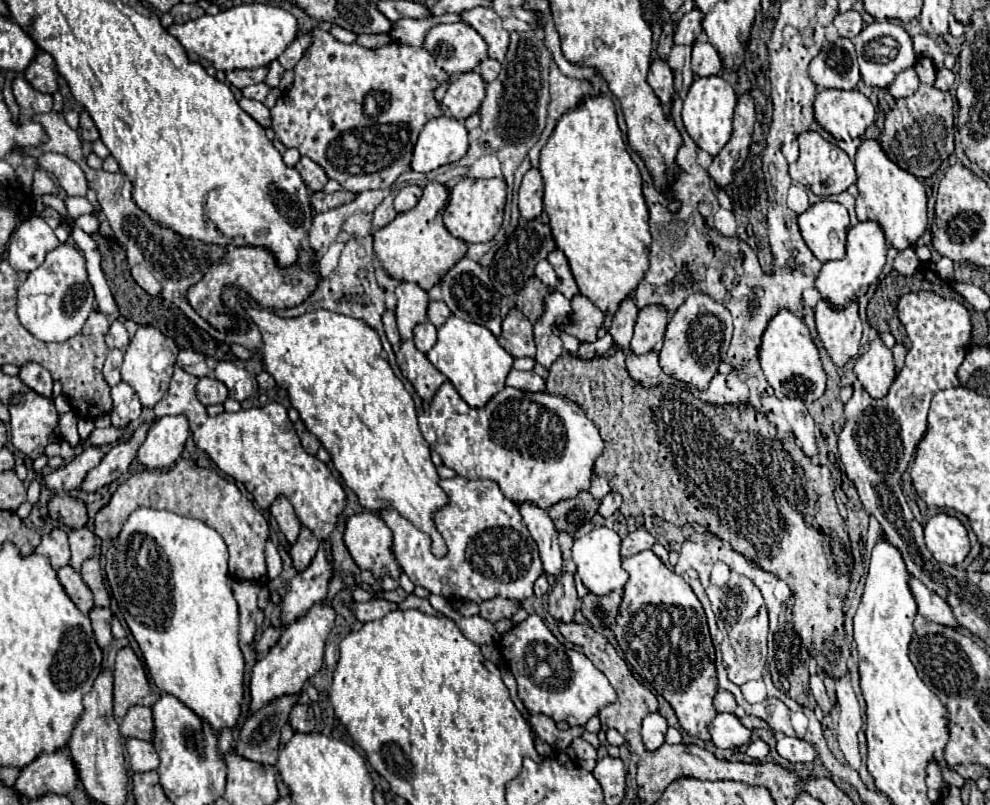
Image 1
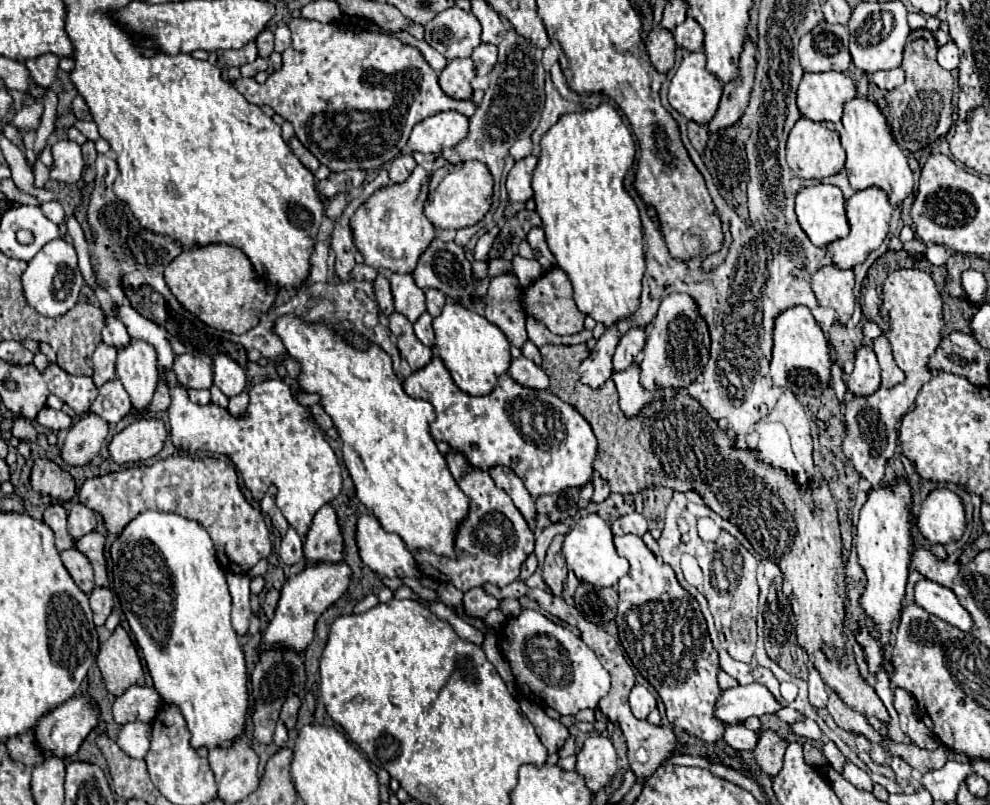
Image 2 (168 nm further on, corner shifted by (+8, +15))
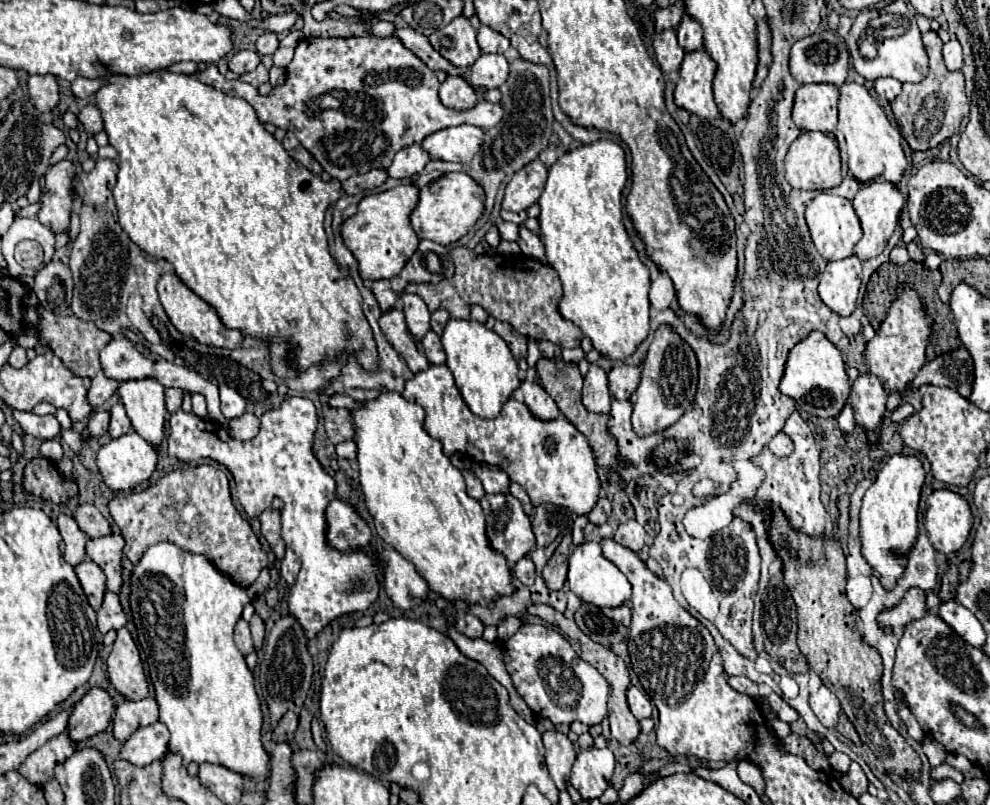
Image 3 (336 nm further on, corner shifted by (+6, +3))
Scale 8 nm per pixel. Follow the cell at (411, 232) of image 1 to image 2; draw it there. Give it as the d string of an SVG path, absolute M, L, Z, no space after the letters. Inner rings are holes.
M416 166L402 184L388 184L376 190L350 218L352 236L364 262L374 270L386 268L390 272L410 274L416 268L420 254L434 240L434 226L424 216L424 202L428 198L428 172Z

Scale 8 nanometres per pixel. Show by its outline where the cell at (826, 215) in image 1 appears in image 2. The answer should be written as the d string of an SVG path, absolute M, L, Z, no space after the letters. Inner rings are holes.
M814 184L796 196L796 214L802 230L814 246L828 246L850 234L846 200L832 184Z

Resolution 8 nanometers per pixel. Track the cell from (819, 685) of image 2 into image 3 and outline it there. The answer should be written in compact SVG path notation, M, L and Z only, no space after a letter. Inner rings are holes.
M820 686L818 692L810 694L810 708L826 728L836 726L840 714L840 702L826 686Z

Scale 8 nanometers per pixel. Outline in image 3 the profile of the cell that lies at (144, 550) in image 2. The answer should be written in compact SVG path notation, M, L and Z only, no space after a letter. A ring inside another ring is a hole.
M156 542L152 544L144 556L134 564L132 568L132 574L130 574L130 596L128 596L128 602L130 602L130 610L132 610L132 618L134 618L134 626L138 630L138 642L146 654L146 662L148 662L148 668L150 668L150 678L152 678L152 684L154 684L154 692L156 692L156 702L158 702L158 708L160 708L160 722L166 724L166 728L170 730L170 744L168 748L170 750L176 750L182 754L184 758L184 764L188 766L190 762L210 762L210 764L220 764L220 766L226 766L234 772L240 772L244 776L254 776L256 780L264 780L266 778L266 772L268 772L268 764L270 764L270 756L268 752L264 750L262 742L260 742L260 732L262 732L262 710L260 710L260 700L256 696L256 690L254 690L254 678L252 678L252 672L250 668L246 666L244 662L244 656L242 652L236 648L234 644L234 638L232 638L232 632L234 632L234 626L242 614L242 608L250 602L248 594L244 588L236 586L232 580L228 580L228 576L224 576L220 570L216 570L210 560L202 554L192 554L188 550L182 550L180 546L176 546L174 542Z

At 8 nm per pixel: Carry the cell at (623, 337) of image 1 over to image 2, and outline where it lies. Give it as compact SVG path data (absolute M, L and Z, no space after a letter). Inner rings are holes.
M616 326L606 328L604 336L596 342L590 356L580 364L580 382L590 388L602 388L602 384L612 376L612 356L618 344L618 330Z

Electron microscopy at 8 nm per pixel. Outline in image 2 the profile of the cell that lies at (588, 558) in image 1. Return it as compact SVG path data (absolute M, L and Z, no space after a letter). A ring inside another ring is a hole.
M588 514L588 516L578 520L578 524L564 538L562 556L566 558L568 570L572 570L578 580L588 582L588 584L592 584L596 588L614 586L628 572L626 558L618 556L618 552L616 552L616 548L612 544L610 526L598 514Z

